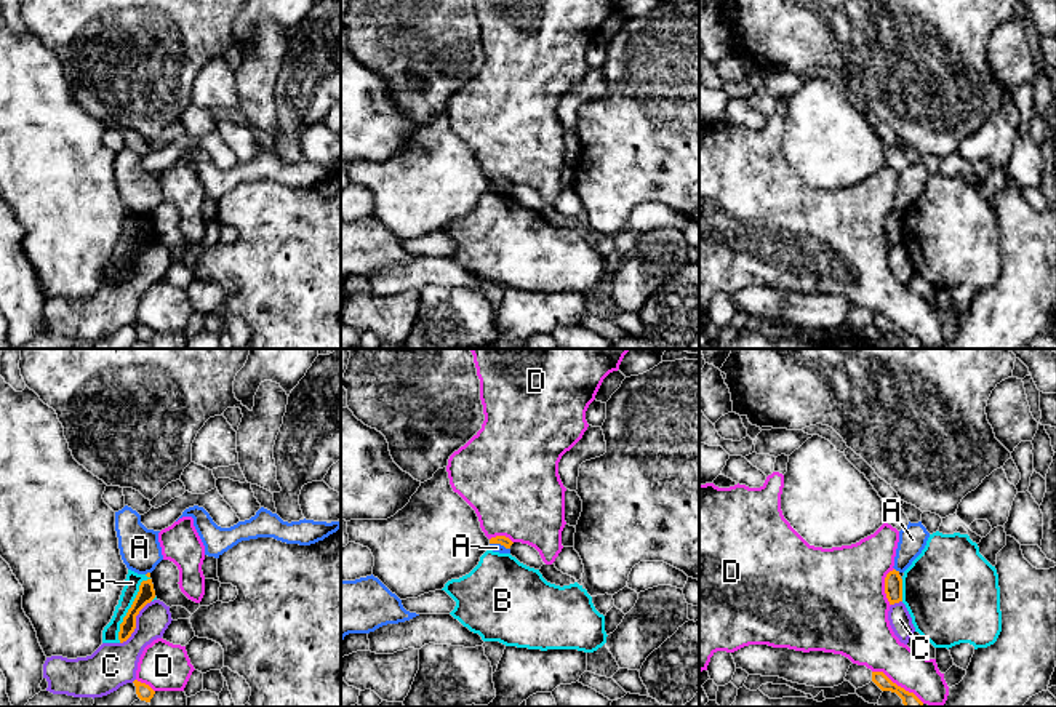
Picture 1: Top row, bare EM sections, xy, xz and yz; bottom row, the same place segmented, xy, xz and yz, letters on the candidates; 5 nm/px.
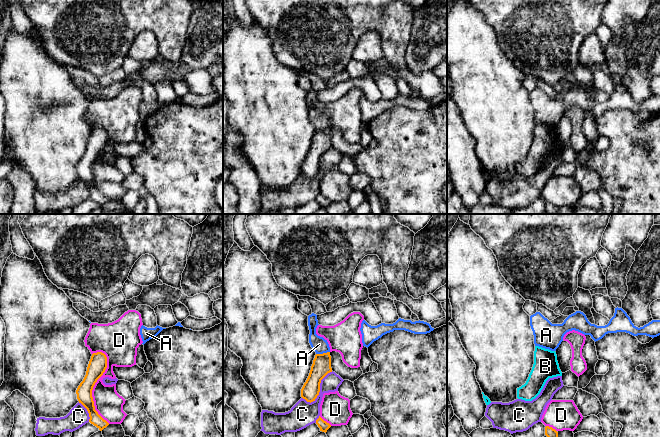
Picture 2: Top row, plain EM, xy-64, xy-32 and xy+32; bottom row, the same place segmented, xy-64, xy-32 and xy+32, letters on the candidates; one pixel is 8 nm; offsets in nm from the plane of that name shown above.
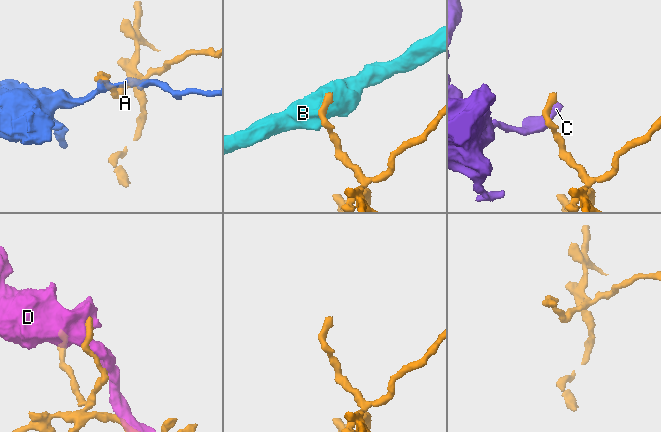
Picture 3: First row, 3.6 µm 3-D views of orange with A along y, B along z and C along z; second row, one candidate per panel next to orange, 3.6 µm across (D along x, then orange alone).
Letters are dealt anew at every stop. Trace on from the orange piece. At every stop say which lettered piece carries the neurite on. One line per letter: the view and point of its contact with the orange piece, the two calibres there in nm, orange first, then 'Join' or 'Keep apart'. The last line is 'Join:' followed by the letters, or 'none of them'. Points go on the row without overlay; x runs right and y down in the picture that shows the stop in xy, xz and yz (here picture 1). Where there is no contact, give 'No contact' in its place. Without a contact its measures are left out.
A: Touches orange at yz (898, 213). Thickness 100 nm (orange) against 140 nm. Keep apart
B: Touches orange at xy (130, 250). Thickness 90 nm (orange) against 80 nm. Keep apart
C: Touches orange at xy (135, 264). Thickness 90 nm (orange) against 220 nm. Keep apart
D: Touches orange at yz (885, 229). Thickness 100 nm (orange) against 480 nm. Keep apart
Join: none of them

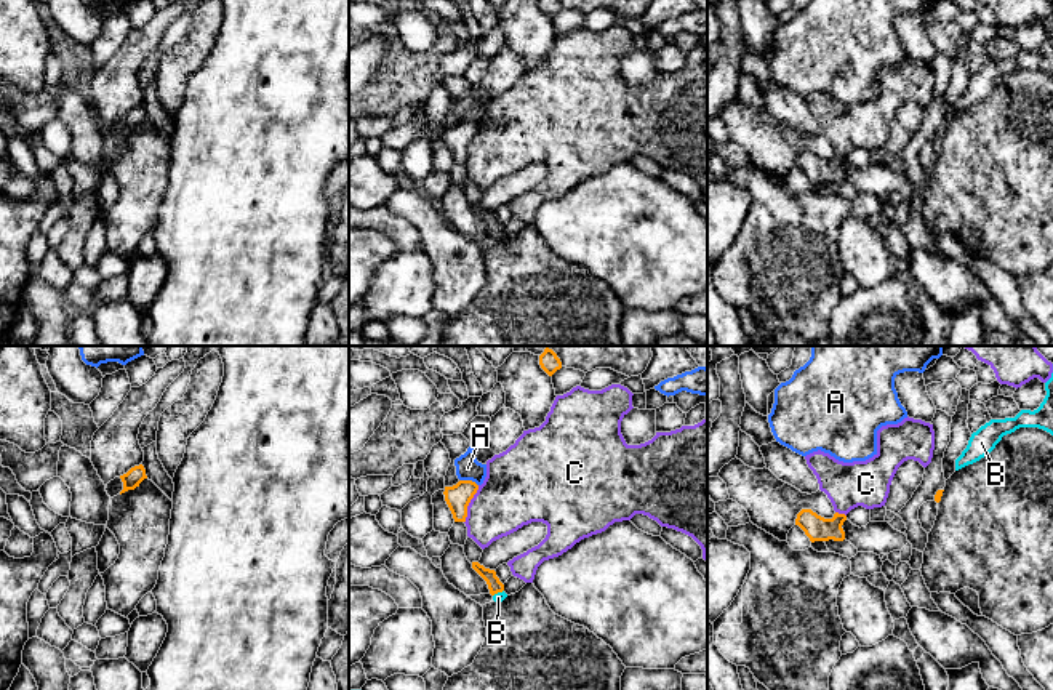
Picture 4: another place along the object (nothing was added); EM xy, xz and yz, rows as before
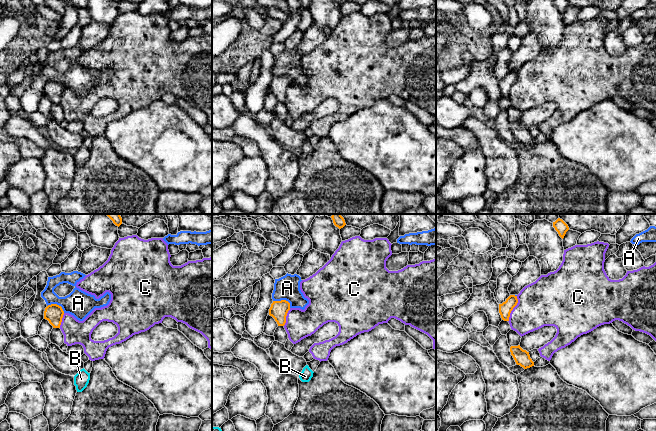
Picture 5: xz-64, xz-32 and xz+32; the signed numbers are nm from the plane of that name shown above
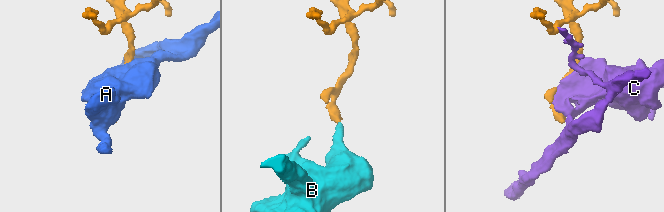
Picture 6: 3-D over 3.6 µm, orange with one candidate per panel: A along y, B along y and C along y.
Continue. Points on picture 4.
A: Touches orange at xz (469, 122). Thickness 130 nm (orange) against 120 nm. Keep apart
B: Touches orange at xz (498, 232). Thickness 70 nm (orange) against 50 nm. Join
C: Touches orange at xz (468, 146). Thickness 130 nm (orange) against 340 nm. Keep apart
Join: B

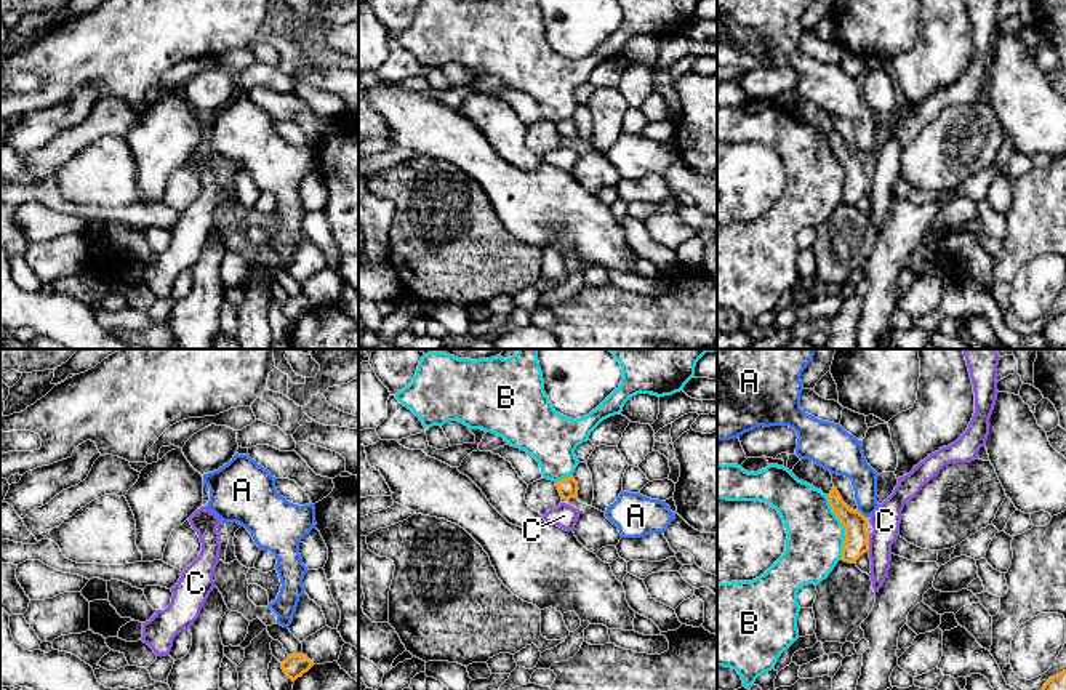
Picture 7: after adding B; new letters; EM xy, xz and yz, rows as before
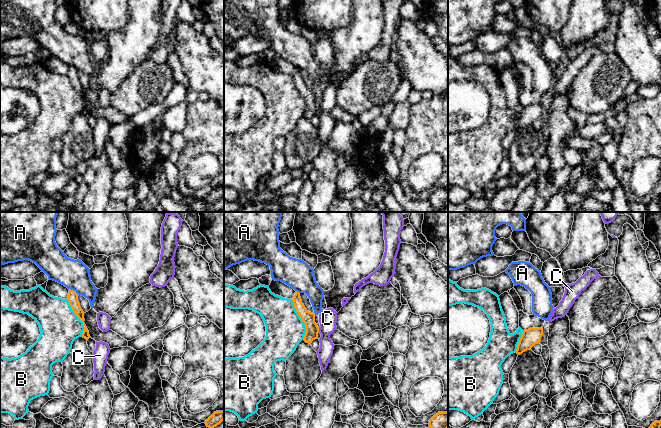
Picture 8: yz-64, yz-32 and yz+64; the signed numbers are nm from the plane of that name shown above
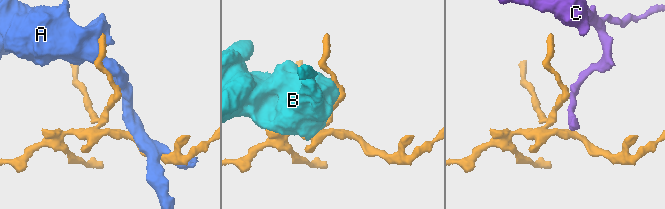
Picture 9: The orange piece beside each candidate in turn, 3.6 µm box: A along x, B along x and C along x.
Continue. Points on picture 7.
A: Touches orange at yz (861, 156). Thickness 130 nm (orange) against 130 nm. Keep apart
B: Touches orange at yz (844, 168). Thickness 130 nm (orange) against 280 nm. Keep apart
C: Touches orange at yz (868, 184). Thickness 130 nm (orange) against 150 nm. Keep apart
Join: none of them

